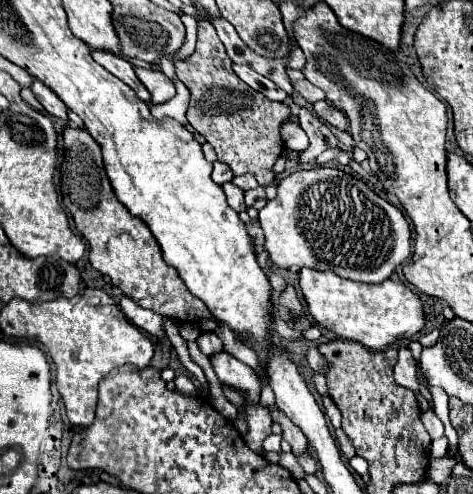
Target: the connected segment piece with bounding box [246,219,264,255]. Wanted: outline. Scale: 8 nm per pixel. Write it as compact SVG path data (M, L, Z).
M254 219L254 221L250 221L248 225L248 233L250 233L250 237L254 239L254 243L256 243L256 253L260 255L262 251L264 251L264 234L260 223Z

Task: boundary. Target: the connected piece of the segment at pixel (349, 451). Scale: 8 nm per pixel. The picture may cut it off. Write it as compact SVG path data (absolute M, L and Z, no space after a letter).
M342 429L336 431L336 439L338 439L338 447L340 447L340 451L342 451L348 459L352 459L352 457L354 457L354 447L352 447L350 439L346 437L346 433L344 433Z

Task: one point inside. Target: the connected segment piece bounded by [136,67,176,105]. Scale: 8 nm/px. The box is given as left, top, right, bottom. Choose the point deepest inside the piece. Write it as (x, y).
(161, 88)

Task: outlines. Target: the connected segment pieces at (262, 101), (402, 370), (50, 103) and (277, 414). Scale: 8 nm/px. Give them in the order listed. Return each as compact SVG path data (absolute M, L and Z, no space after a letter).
M198 19L196 51L188 59L176 63L176 75L192 95L188 121L216 149L218 161L228 163L234 175L250 173L260 185L272 185L276 179L274 163L284 151L280 125L290 119L290 107L286 103L270 101L236 77L232 61L208 19Z
M400 347L400 357L394 367L394 379L398 385L412 389L418 393L418 377L416 377L416 363L412 359L412 351L408 347Z
M34 79L30 89L32 89L32 93L36 95L36 99L42 103L42 107L44 107L50 115L54 115L54 117L58 117L58 119L62 119L62 121L68 121L66 105L58 99L58 95L56 95L52 89L48 89L48 85L44 85L44 83L40 83L38 79Z
M274 405L274 407L268 407L268 411L270 411L272 419L274 419L276 423L280 423L280 427L282 427L282 437L292 445L292 453L304 453L304 451L308 451L308 443L306 443L304 433L300 431L300 427L296 427L296 425L288 419L288 415L284 415L284 411L280 411L276 405Z

